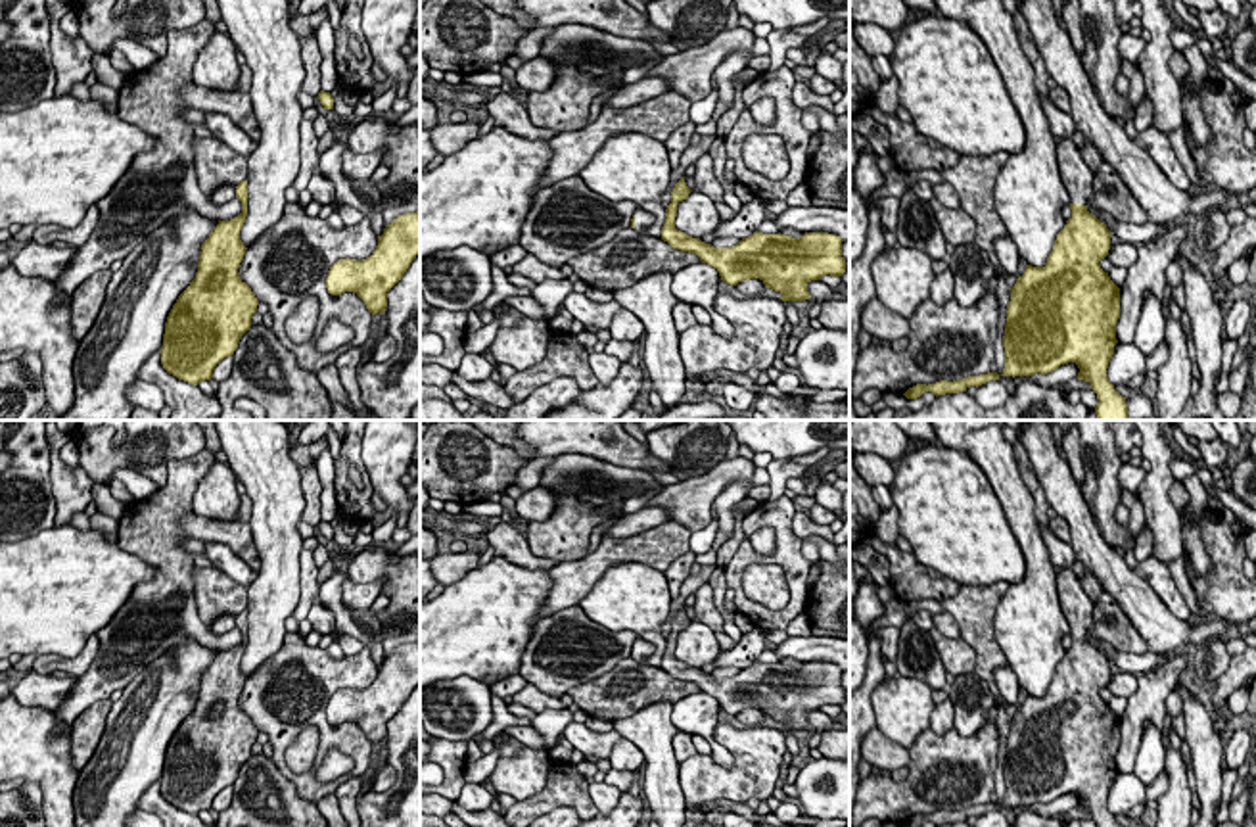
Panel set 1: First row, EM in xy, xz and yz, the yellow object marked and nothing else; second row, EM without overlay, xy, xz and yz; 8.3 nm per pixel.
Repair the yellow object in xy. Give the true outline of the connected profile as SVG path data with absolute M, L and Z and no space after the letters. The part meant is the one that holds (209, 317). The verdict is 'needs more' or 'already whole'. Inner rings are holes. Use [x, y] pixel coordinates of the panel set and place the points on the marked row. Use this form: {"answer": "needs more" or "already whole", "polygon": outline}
{"answer": "needs more", "polygon": "M194 138L194 165L199 190L209 198L222 184L236 188L242 213L219 221L201 244L198 272L173 305L163 334L163 368L198 386L213 378L215 366L232 357L249 330L259 299L240 278L245 255L240 230L247 217L247 157L219 138Z"}

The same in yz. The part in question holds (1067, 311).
{"answer": "needs more", "polygon": "M1072 138L1057 144L1057 163L1072 217L1047 263L1026 265L1011 288L1001 376L1047 374L1076 363L1078 380L1097 393L1097 420L1129 420L1126 397L1106 378L1120 319L1120 288L1099 265L1108 255L1110 230L1087 211L1093 173Z"}

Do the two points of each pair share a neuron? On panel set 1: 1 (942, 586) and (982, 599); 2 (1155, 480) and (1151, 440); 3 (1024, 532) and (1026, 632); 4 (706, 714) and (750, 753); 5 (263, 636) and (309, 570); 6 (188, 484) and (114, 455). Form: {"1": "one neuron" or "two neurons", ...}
{"1": "two neurons", "2": "one neuron", "3": "one neuron", "4": "two neurons", "5": "two neurons", "6": "two neurons"}

